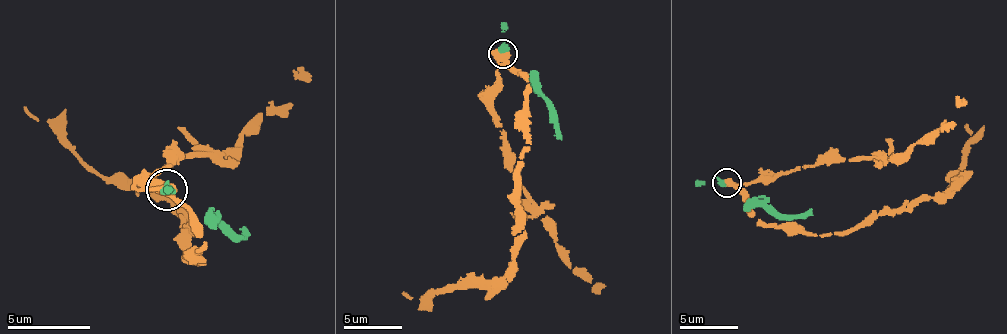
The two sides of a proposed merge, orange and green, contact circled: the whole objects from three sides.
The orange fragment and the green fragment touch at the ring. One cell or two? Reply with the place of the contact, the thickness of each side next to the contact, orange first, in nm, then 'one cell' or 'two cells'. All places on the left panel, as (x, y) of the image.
(166, 189) | 600/400 nm | two cells

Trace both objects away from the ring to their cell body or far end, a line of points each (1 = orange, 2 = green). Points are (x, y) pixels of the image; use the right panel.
1: (725, 182), (752, 217), (813, 234), (854, 232), (939, 199), (962, 164), (965, 123)
2: (725, 185), (746, 199), (761, 199), (778, 214), (813, 214)

